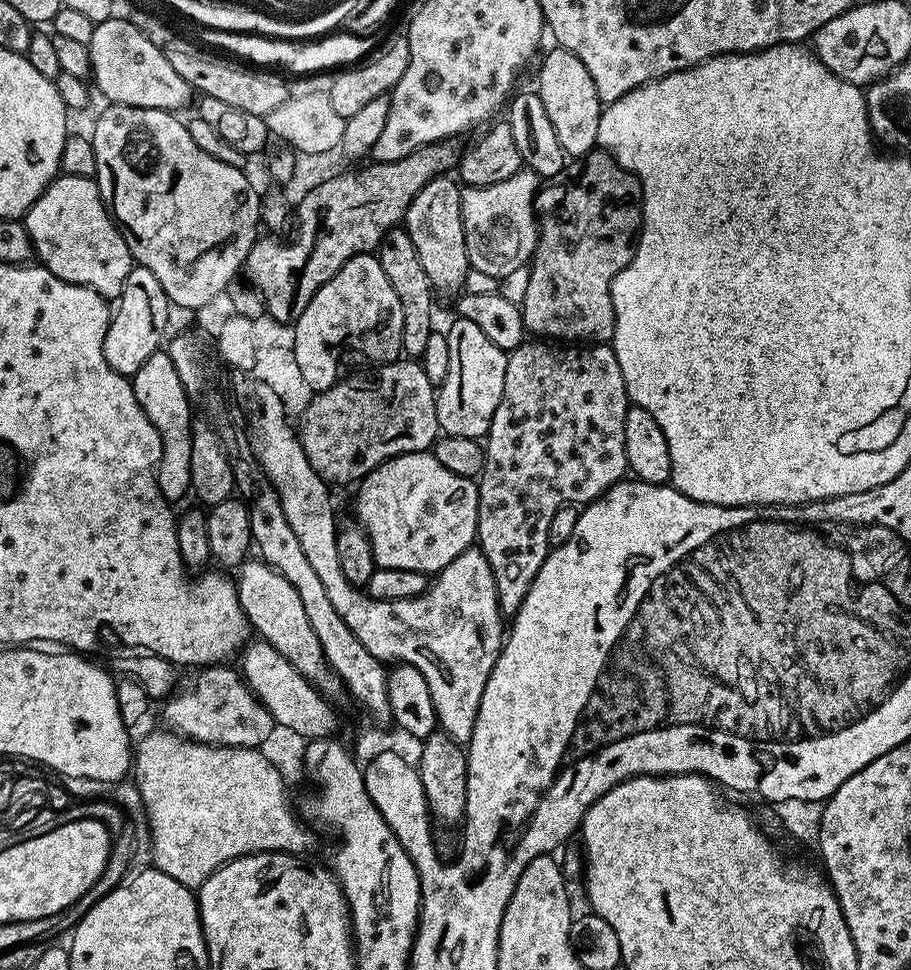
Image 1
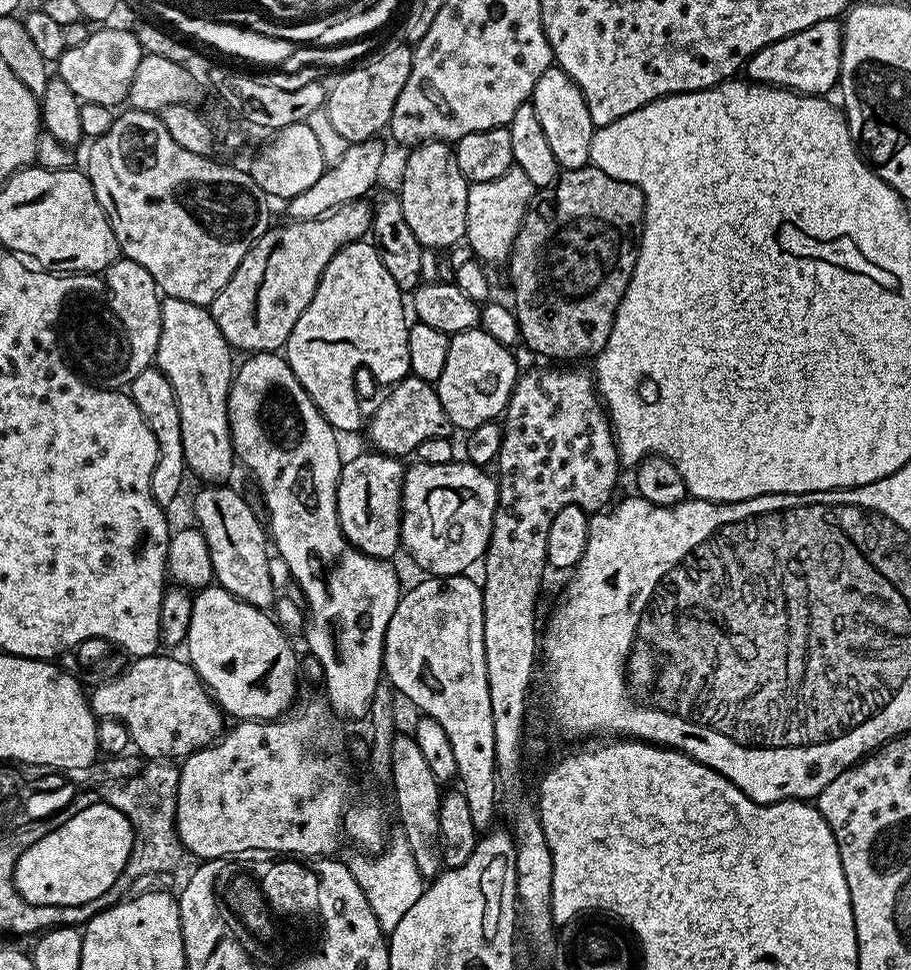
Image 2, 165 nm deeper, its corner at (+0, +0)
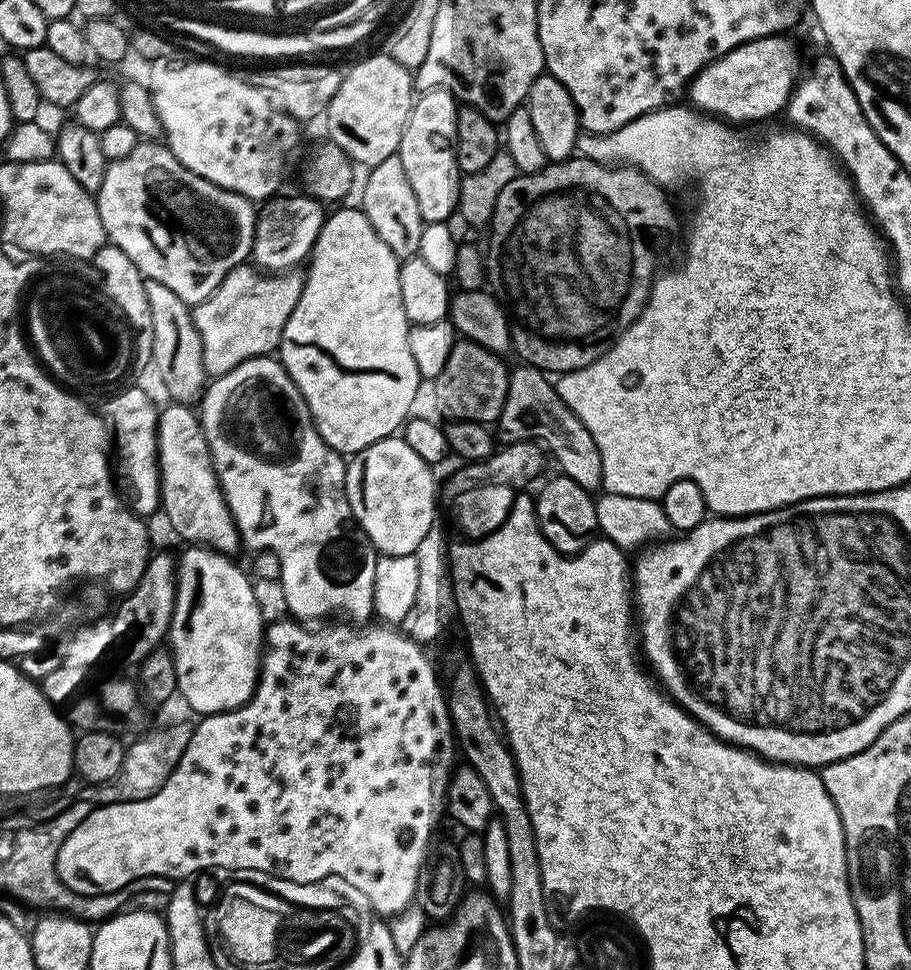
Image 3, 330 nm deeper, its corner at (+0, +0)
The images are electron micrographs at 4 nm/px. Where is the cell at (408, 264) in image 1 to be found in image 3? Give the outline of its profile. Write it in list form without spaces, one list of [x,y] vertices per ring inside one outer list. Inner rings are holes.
[[[399,155],[386,158],[385,161],[373,165],[367,172],[369,174],[362,188],[361,211],[364,211],[371,225],[378,231],[378,236],[390,247],[397,259],[405,260],[417,255],[425,223]]]

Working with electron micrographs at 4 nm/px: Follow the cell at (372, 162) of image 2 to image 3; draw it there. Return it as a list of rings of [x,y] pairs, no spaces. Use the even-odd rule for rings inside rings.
[[[277,194],[271,197],[256,214],[256,229],[250,260],[255,267],[269,274],[291,272],[297,266],[303,265],[312,255],[312,248],[326,219],[325,205],[315,200],[313,196],[284,195]]]

